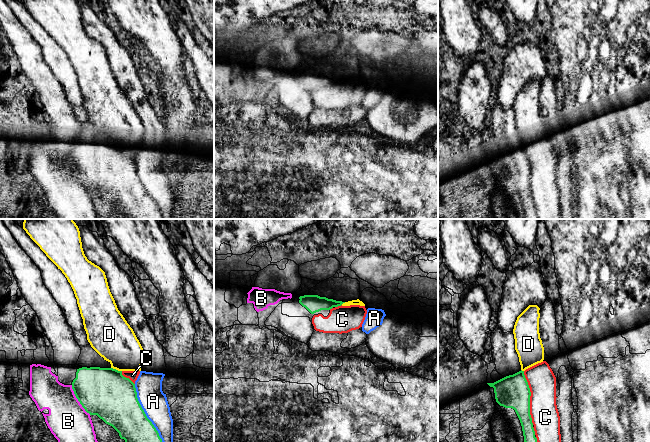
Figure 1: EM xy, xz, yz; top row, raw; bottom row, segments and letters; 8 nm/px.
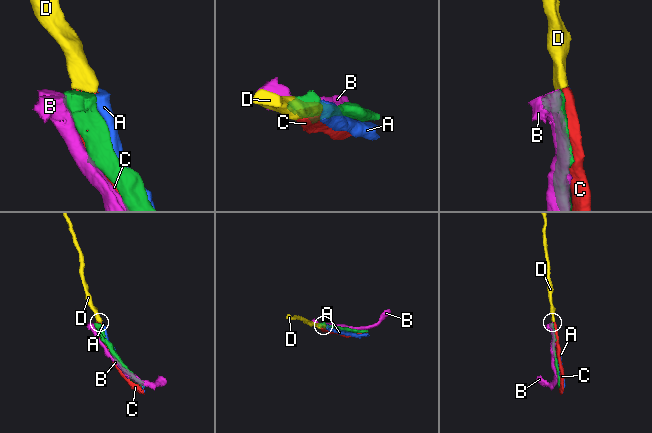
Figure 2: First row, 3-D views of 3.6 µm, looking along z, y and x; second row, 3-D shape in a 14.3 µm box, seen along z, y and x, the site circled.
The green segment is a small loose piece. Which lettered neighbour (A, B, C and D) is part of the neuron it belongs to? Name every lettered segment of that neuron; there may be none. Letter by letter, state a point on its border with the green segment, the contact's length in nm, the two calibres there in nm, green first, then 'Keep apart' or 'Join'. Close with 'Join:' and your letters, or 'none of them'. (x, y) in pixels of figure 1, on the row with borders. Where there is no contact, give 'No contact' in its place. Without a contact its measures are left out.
A: Touches green at xy (144, 413). Shared border 500 nm. Thickness 360 nm (green) against 220 nm. Keep apart
B: Touches green at xy (78, 400). Shared border 280 nm. Thickness 400 nm (green) against 320 nm. Keep apart
C: Touches green at yz (529, 398). Shared border 440 nm. Thickness 260 nm (green) against 220 nm. Keep apart
D: Touches green at xy (115, 369). Shared border 90 nm. Thickness 400 nm (green) against 340 nm. Keep apart
Join: none of them

